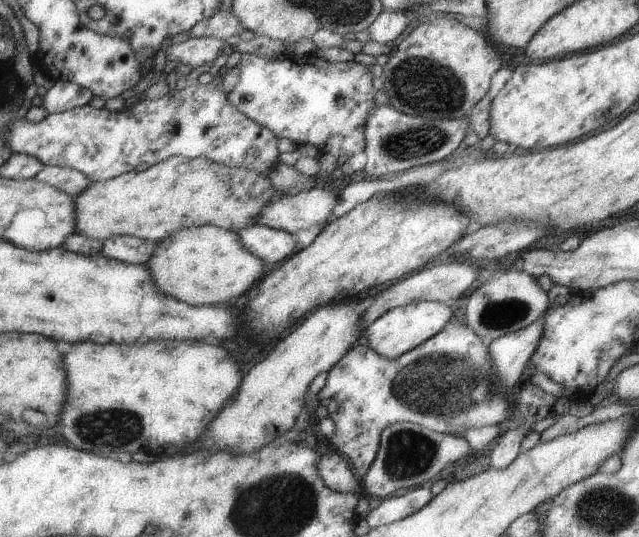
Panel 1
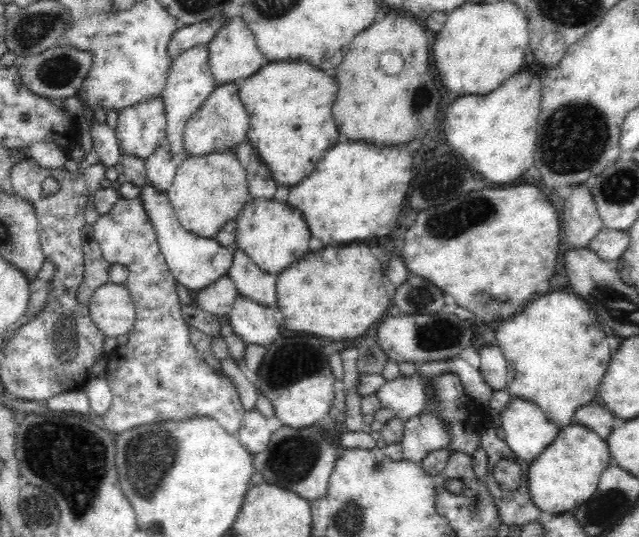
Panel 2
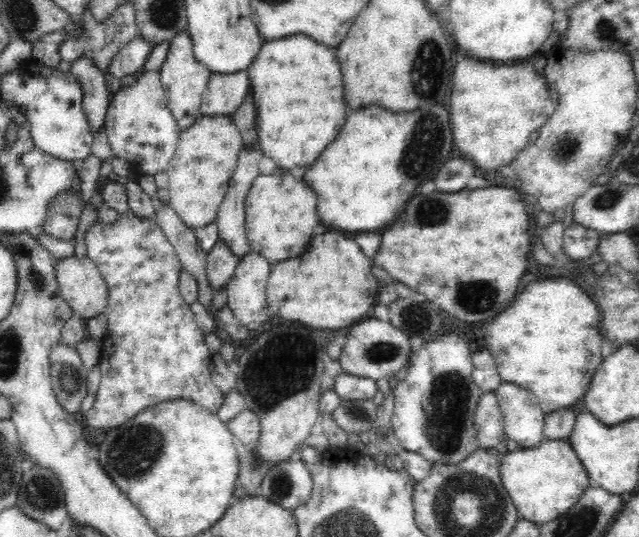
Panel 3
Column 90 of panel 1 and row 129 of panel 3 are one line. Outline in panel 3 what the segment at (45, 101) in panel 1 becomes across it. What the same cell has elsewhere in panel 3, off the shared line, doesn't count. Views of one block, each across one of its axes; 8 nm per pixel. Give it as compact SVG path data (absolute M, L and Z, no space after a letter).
M87 55L70 62L69 73L79 80L83 88L83 109L95 135L104 126L104 116L111 97L106 90L106 77L92 57Z

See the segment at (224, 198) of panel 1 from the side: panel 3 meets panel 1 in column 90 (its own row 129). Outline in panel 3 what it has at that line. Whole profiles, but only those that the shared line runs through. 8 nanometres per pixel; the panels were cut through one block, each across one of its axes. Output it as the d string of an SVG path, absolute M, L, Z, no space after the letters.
M201 114L192 126L181 130L174 156L166 170L169 178L167 192L169 205L191 229L215 222L242 144L240 129L228 114Z

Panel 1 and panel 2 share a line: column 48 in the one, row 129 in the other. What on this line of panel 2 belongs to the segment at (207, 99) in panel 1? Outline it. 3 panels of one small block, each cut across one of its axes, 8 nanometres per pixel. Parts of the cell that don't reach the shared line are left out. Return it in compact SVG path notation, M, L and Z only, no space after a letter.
M160 93L119 110L114 132L118 139L120 156L134 155L146 160L166 140L166 127L165 104Z

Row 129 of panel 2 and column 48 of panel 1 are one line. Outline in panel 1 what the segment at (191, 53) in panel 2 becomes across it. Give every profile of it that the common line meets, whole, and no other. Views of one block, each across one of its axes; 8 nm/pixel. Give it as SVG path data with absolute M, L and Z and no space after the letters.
M44 166L34 178L37 182L49 184L70 197L77 196L81 190L91 184L87 176L69 167Z

